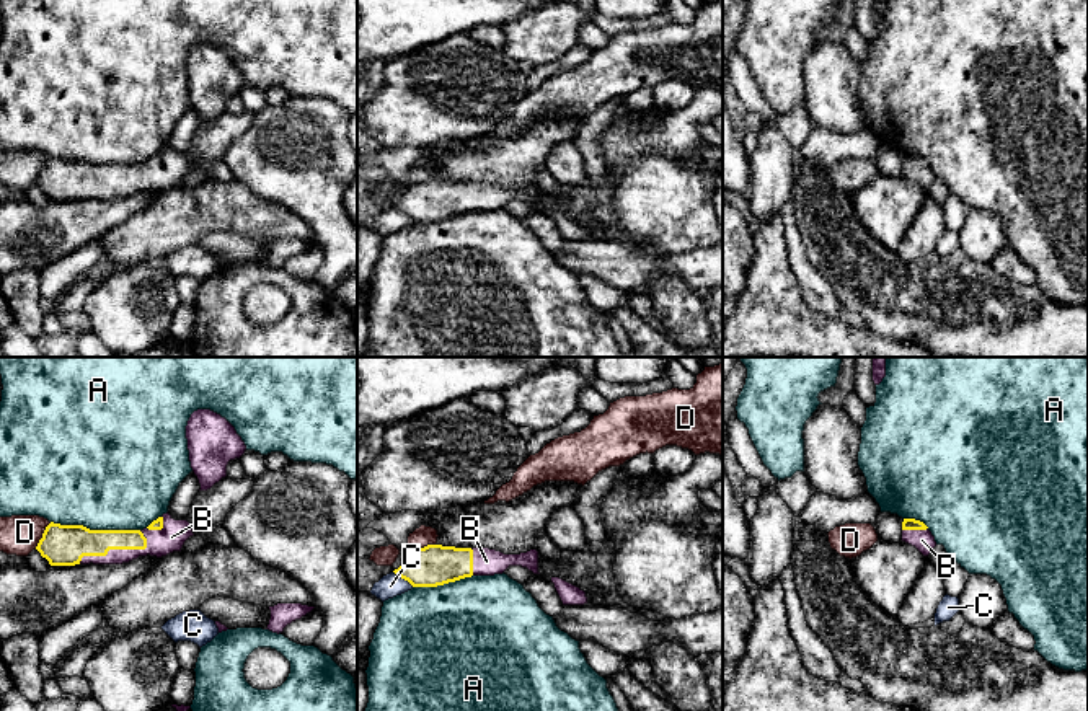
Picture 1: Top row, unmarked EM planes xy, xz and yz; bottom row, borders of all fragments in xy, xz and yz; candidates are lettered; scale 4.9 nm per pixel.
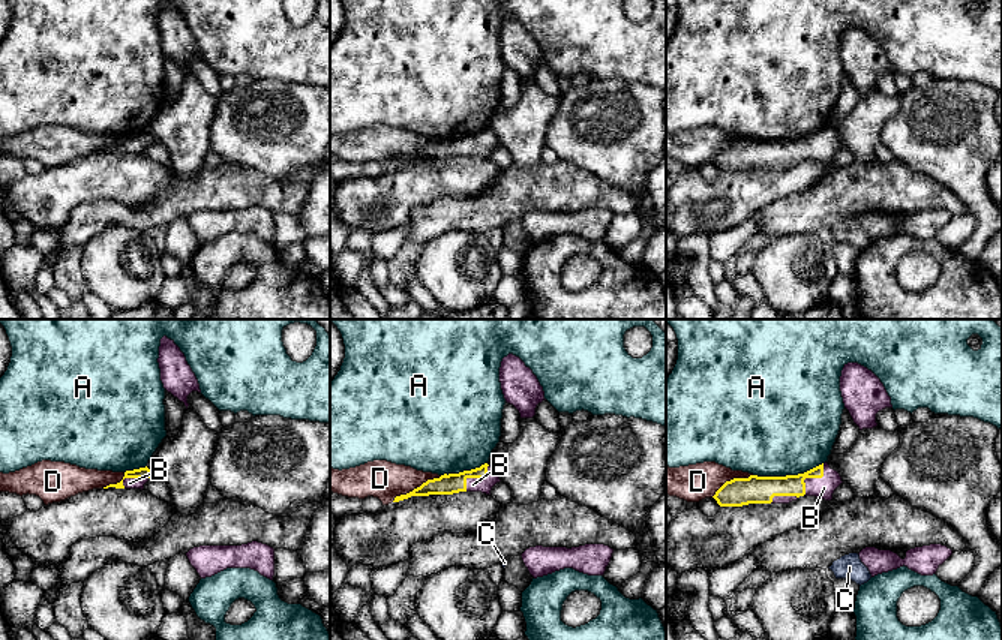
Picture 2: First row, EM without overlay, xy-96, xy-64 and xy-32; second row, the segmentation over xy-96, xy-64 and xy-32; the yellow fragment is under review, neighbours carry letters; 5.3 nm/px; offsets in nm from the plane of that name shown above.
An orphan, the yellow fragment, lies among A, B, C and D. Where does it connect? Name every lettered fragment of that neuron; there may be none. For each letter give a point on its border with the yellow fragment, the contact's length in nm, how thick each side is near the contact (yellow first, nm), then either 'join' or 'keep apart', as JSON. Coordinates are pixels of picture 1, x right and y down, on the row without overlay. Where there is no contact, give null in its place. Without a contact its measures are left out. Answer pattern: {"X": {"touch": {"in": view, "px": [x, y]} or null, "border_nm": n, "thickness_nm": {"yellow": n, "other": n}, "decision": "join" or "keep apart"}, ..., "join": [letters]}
{"A": {"touch": {"in": "xy", "px": [95, 165]}, "border_nm": 440, "thickness_nm": {"yellow": 200, "other": 480}, "decision": "keep apart"}, "B": {"touch": {"in": "xy", "px": [114, 183]}, "border_nm": 360, "thickness_nm": {"yellow": 200, "other": 130}, "decision": "join"}, "C": {"touch": {"in": "xz", "px": [403, 212]}, "border_nm": 130, "thickness_nm": {"yellow": 200, "other": 120}, "decision": "keep apart"}, "D": {"touch": {"in": "xy", "px": [43, 170]}, "border_nm": 160, "thickness_nm": {"yellow": 200, "other": 190}, "decision": "keep apart"}, "join": ["B"]}

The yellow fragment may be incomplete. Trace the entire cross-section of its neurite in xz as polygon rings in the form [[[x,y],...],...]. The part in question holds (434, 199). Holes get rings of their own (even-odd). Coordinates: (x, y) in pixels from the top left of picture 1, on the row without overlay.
[[[427,179],[409,184],[401,201],[393,207],[413,222],[437,222],[471,210],[502,209],[509,201],[522,201],[538,207],[538,186],[504,189],[489,183],[455,183]]]

